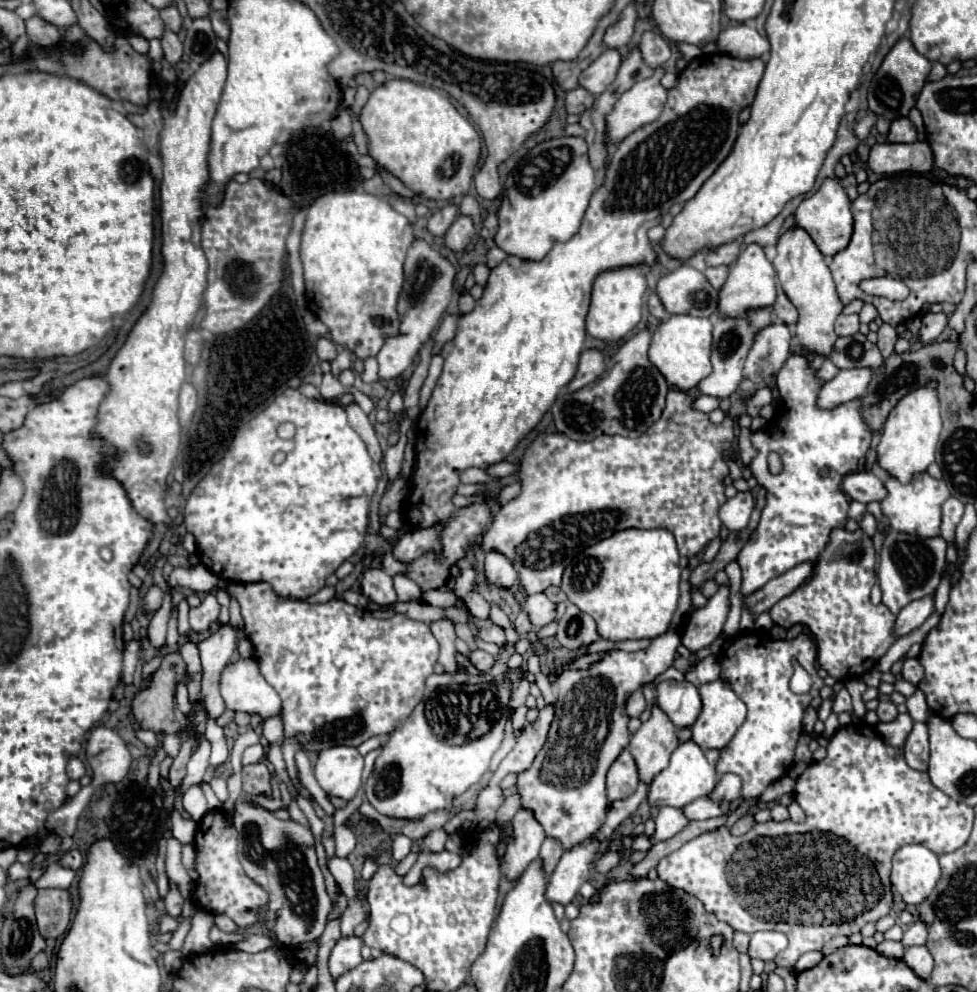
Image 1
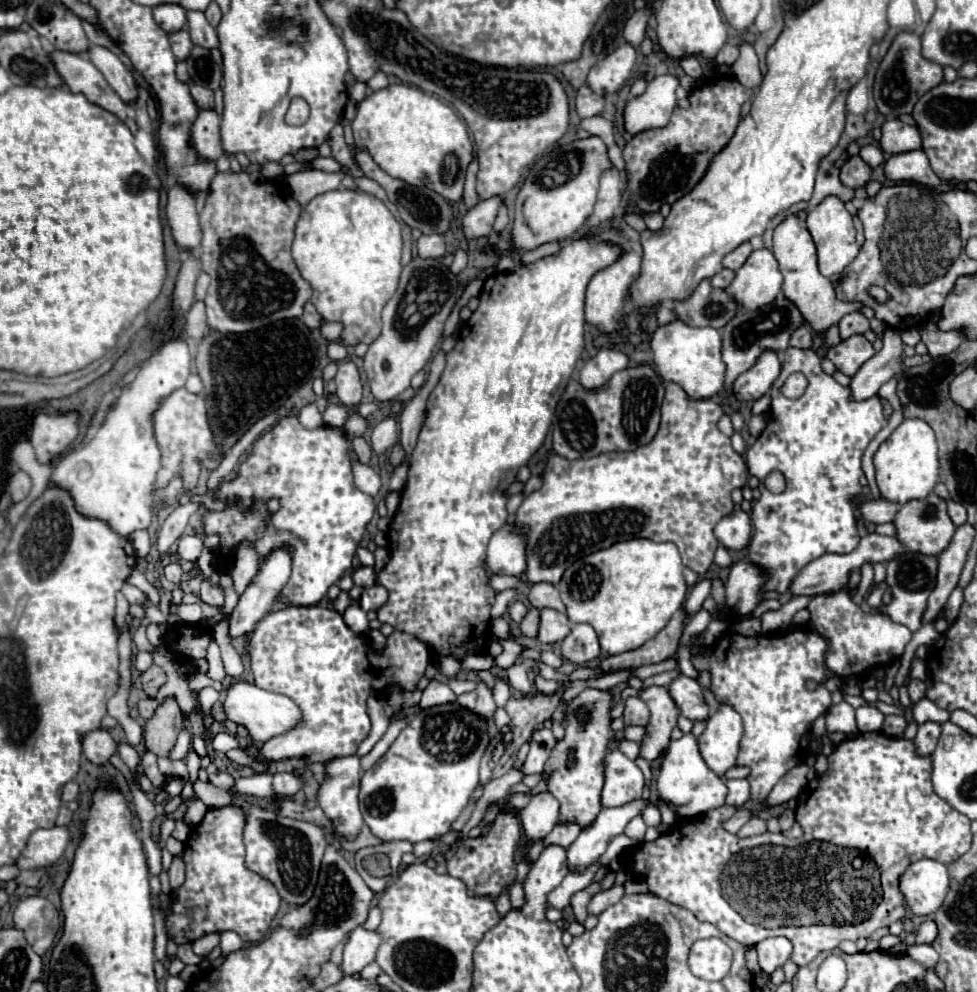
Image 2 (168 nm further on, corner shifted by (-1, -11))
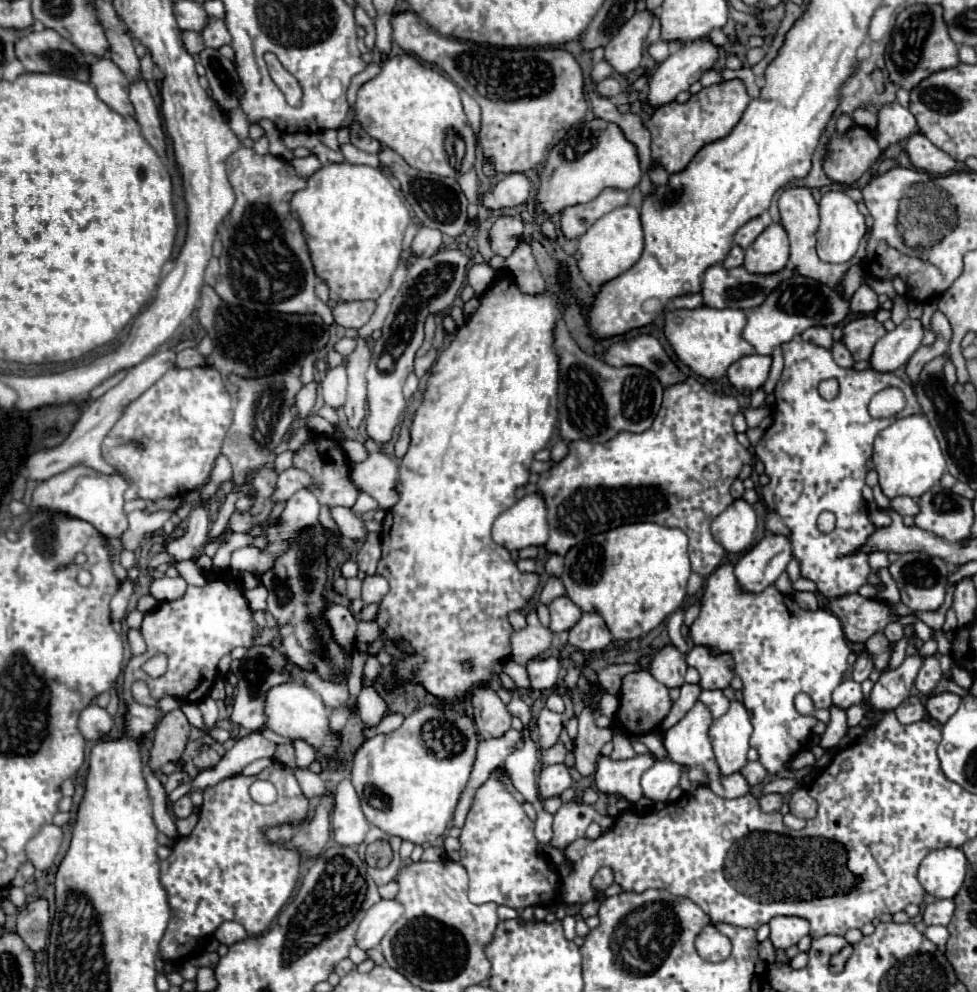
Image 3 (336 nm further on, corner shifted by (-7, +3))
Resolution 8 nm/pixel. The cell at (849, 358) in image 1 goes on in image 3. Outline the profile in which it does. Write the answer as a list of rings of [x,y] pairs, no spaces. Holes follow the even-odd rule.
[[[860,316],[842,328],[842,342],[854,360],[868,360],[878,338],[886,334],[884,326],[874,316]]]

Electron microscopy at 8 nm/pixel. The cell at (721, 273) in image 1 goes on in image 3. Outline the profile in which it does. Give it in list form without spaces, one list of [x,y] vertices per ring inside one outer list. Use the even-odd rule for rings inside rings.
[[[734,246],[732,250],[730,250],[730,254],[726,256],[726,260],[722,262],[722,266],[724,268],[738,268],[738,266],[742,266],[742,262],[744,262],[744,250],[740,248],[740,246]]]

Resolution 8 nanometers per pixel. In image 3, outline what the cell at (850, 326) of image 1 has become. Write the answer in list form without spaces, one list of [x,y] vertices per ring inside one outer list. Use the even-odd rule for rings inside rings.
[[[862,284],[850,300],[850,310],[854,314],[872,314],[878,310],[878,296],[866,284]]]

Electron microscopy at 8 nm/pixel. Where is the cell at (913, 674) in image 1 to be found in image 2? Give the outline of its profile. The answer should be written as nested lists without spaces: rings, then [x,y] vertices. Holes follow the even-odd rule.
[[[912,680],[912,682],[908,684],[908,692],[910,692],[912,704],[916,704],[920,698],[924,698],[924,694],[926,694],[926,684],[924,684],[922,680]]]

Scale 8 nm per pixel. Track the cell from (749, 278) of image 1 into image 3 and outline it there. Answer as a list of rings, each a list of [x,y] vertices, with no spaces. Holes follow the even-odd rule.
[[[772,224],[746,248],[744,268],[752,274],[778,274],[786,262],[788,236],[780,224]]]

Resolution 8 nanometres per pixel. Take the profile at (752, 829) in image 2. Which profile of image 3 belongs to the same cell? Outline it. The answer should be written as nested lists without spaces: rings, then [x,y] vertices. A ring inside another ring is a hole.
[[[780,794],[762,796],[762,798],[760,798],[760,810],[762,810],[762,812],[776,812],[776,810],[780,810],[782,800],[784,800],[784,798],[782,798]]]

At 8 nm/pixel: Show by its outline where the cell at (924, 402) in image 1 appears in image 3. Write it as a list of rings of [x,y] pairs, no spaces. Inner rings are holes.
[[[924,414],[898,418],[894,424],[882,430],[874,440],[872,460],[880,476],[880,488],[888,498],[896,498],[896,496],[918,498],[928,488],[938,484],[942,474],[946,472],[946,460],[940,450],[938,438]]]

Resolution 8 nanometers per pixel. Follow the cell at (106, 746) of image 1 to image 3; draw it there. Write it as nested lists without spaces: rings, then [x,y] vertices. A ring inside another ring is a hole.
[[[88,706],[86,710],[82,710],[80,722],[78,722],[82,736],[86,740],[94,740],[94,742],[100,742],[104,736],[108,736],[112,726],[114,726],[114,722],[112,722],[110,714],[100,706]]]

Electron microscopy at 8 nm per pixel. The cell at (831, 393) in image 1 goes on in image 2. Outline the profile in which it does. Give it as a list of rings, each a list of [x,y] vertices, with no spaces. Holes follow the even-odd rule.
[[[888,328],[882,340],[884,340],[882,350],[876,352],[868,362],[864,362],[862,368],[852,376],[850,390],[854,400],[866,400],[876,396],[882,384],[886,384],[890,378],[902,372],[904,344],[900,340],[900,334]]]

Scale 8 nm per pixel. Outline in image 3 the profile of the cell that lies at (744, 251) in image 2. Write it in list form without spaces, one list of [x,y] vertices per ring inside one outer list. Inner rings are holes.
[[[754,218],[750,222],[746,222],[736,234],[734,234],[734,244],[738,244],[740,248],[748,248],[756,238],[758,234],[764,230],[764,224],[760,218]]]

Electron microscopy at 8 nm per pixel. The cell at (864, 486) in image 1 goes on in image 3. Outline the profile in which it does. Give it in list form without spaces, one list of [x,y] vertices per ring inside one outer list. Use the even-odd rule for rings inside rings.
[[[896,496],[896,498],[892,498],[892,500],[890,500],[890,508],[892,508],[894,512],[902,514],[902,516],[906,516],[906,514],[914,516],[914,514],[918,514],[918,504],[916,504],[916,500],[910,498],[910,496]]]

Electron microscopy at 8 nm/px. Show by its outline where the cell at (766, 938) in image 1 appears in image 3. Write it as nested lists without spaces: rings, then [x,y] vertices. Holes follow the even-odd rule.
[[[776,916],[768,922],[768,926],[770,926],[770,940],[776,950],[786,950],[798,944],[798,940],[806,936],[810,928],[806,920],[794,916]]]

